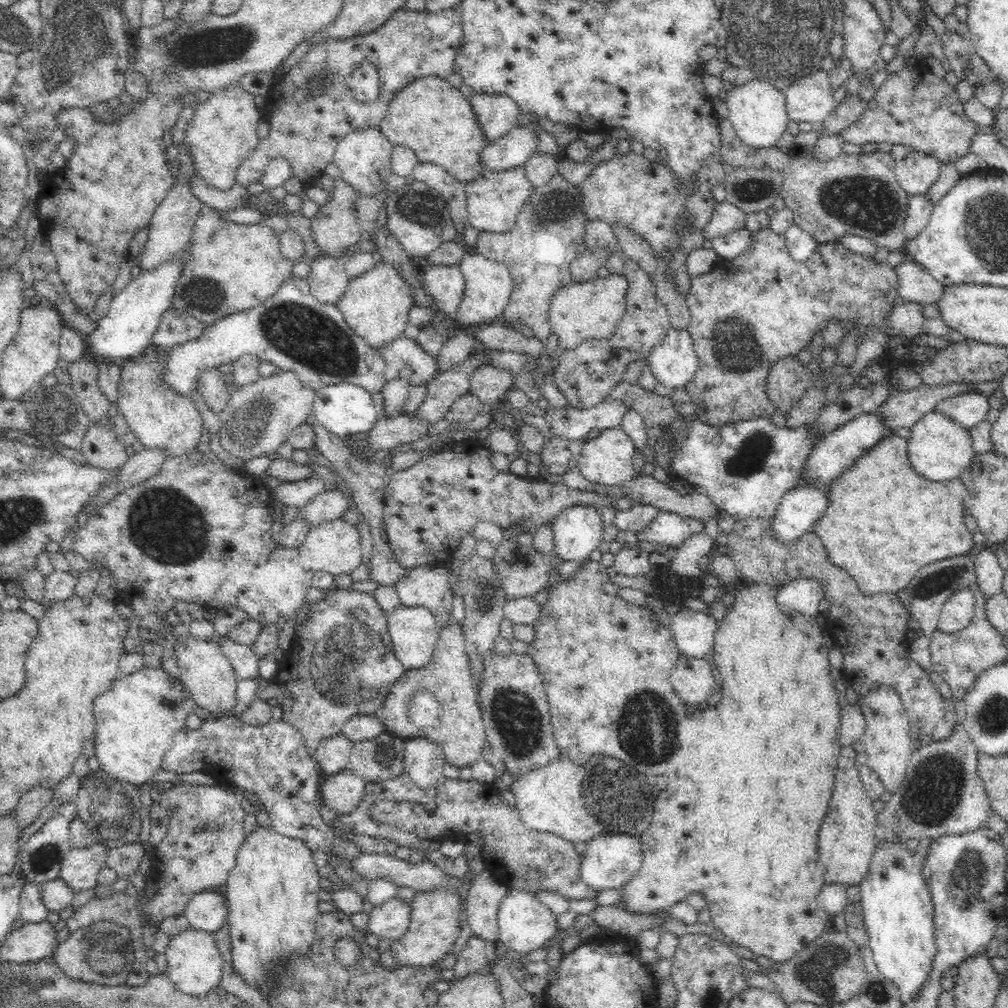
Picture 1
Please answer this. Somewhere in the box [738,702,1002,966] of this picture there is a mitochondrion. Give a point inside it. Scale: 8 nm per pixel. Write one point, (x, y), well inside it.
(969, 875)

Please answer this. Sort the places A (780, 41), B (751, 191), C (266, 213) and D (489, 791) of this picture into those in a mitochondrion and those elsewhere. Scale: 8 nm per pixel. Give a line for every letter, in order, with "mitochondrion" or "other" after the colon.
A: mitochondrion
B: mitochondrion
C: other
D: other

